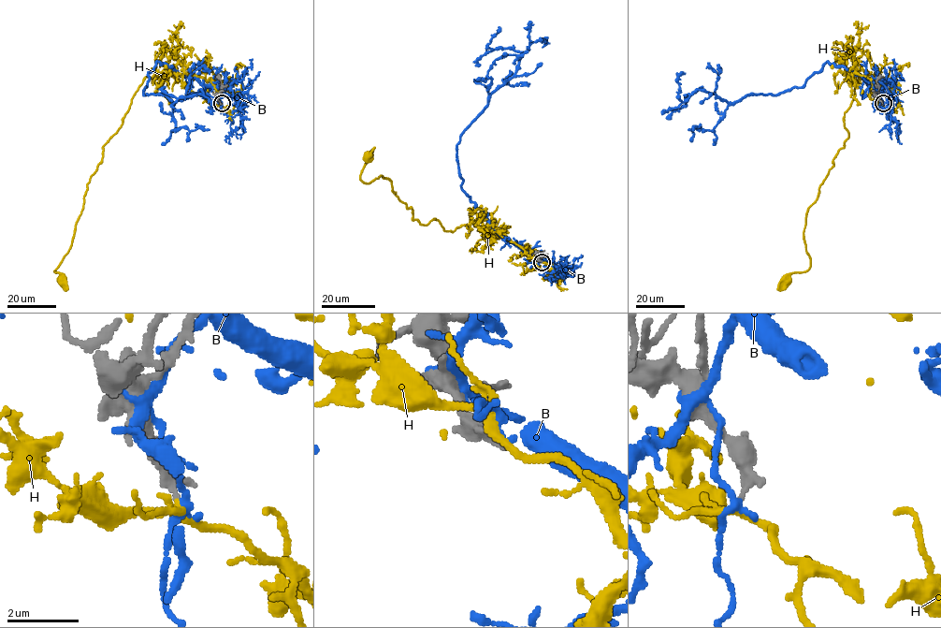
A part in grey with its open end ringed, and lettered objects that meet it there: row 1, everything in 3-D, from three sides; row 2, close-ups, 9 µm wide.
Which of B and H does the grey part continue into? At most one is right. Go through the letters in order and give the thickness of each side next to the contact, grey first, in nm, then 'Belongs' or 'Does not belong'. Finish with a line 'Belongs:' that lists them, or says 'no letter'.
B: Thickness 260 nm (grey) against 200 nm. Does not belong
H: Thickness 260 nm (grey) against 190 nm. Does not belong
Belongs: no letter

